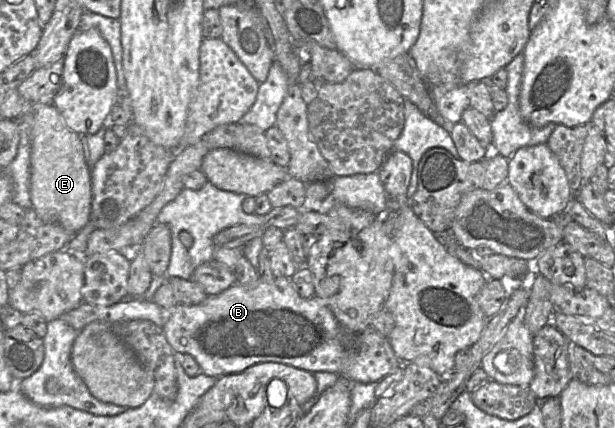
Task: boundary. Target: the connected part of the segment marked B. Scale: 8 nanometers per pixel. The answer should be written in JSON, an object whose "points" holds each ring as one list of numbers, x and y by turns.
{"points":[[278,277,273,281,260,279,253,289,247,289,237,281,217,295,208,295,198,305,178,304,166,313,162,329,175,353,191,355,202,373,215,378,243,372,259,363,275,362,311,373,336,373,353,382,377,383,403,364,395,355,389,338,378,333,372,326,361,332,344,328,323,299,316,295,302,298,291,278,286,277]]}

